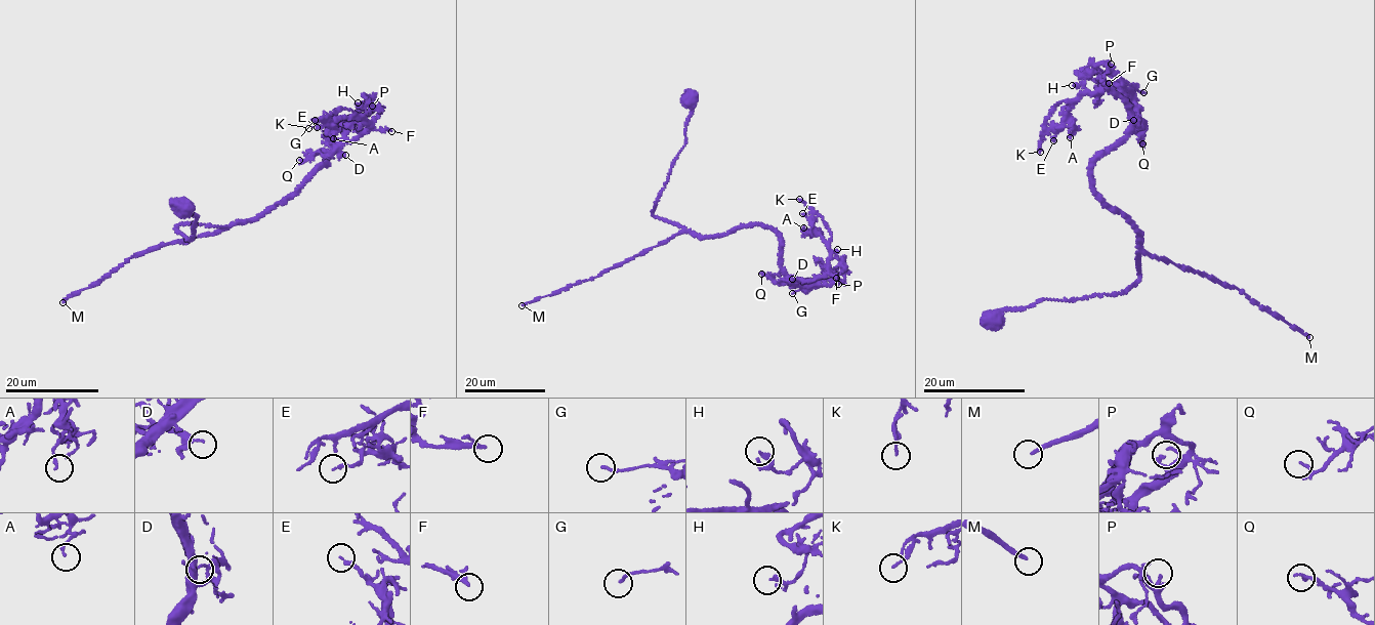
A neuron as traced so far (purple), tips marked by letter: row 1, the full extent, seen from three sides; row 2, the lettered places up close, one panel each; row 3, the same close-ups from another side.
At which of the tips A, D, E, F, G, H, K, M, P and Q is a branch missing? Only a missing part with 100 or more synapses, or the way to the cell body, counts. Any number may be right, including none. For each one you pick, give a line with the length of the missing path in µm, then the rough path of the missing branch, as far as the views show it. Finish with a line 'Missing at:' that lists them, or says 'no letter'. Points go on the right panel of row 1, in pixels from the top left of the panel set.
M: 35 µm
Missing at: M

